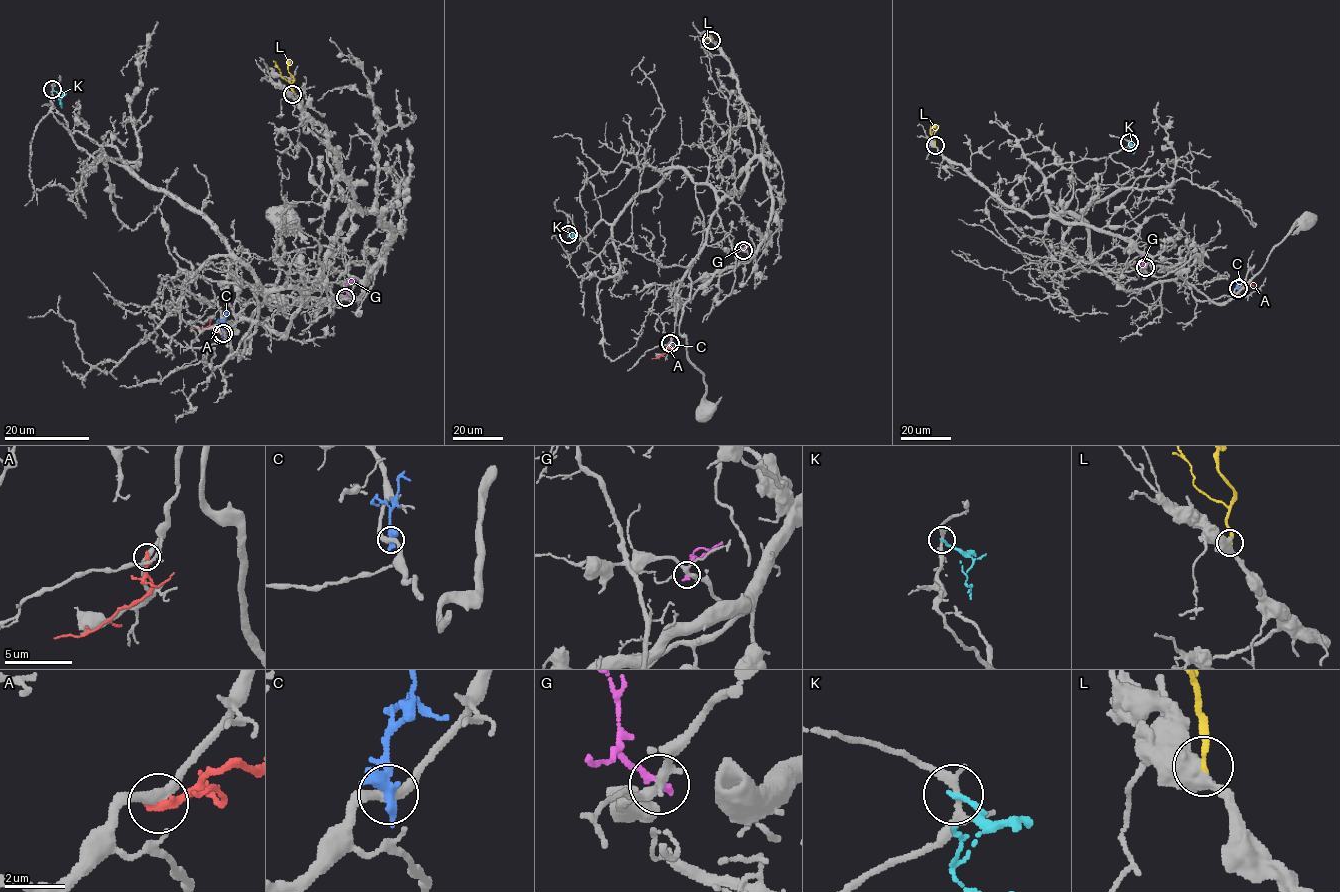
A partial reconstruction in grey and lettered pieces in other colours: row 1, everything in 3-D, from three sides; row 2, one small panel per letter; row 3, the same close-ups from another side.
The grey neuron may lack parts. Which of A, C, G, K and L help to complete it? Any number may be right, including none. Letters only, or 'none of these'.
L

